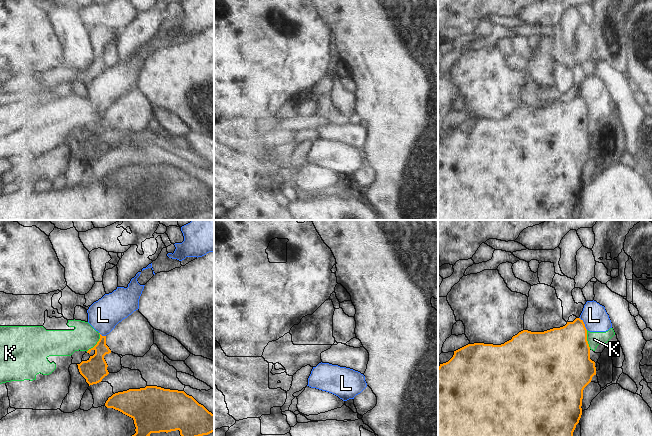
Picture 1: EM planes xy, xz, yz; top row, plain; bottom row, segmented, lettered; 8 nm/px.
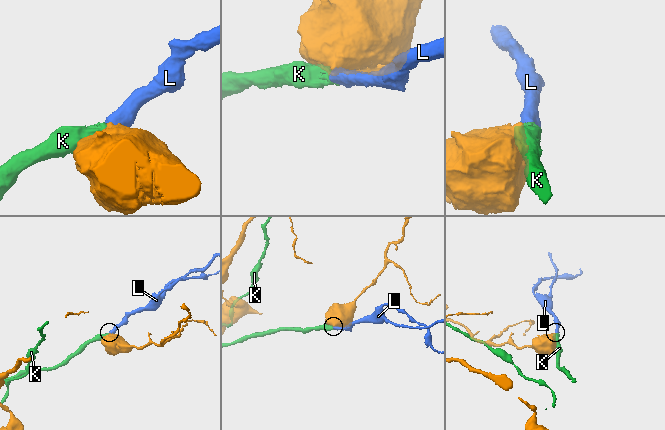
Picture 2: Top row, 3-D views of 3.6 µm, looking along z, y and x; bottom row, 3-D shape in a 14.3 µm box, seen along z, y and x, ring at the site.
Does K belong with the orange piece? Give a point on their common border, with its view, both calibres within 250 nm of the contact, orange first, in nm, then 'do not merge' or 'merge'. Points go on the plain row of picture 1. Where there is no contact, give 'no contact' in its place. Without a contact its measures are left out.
meets orange in xy at (97, 119); 190 nm thick on the orange side, 200 nm on the other; do not merge

